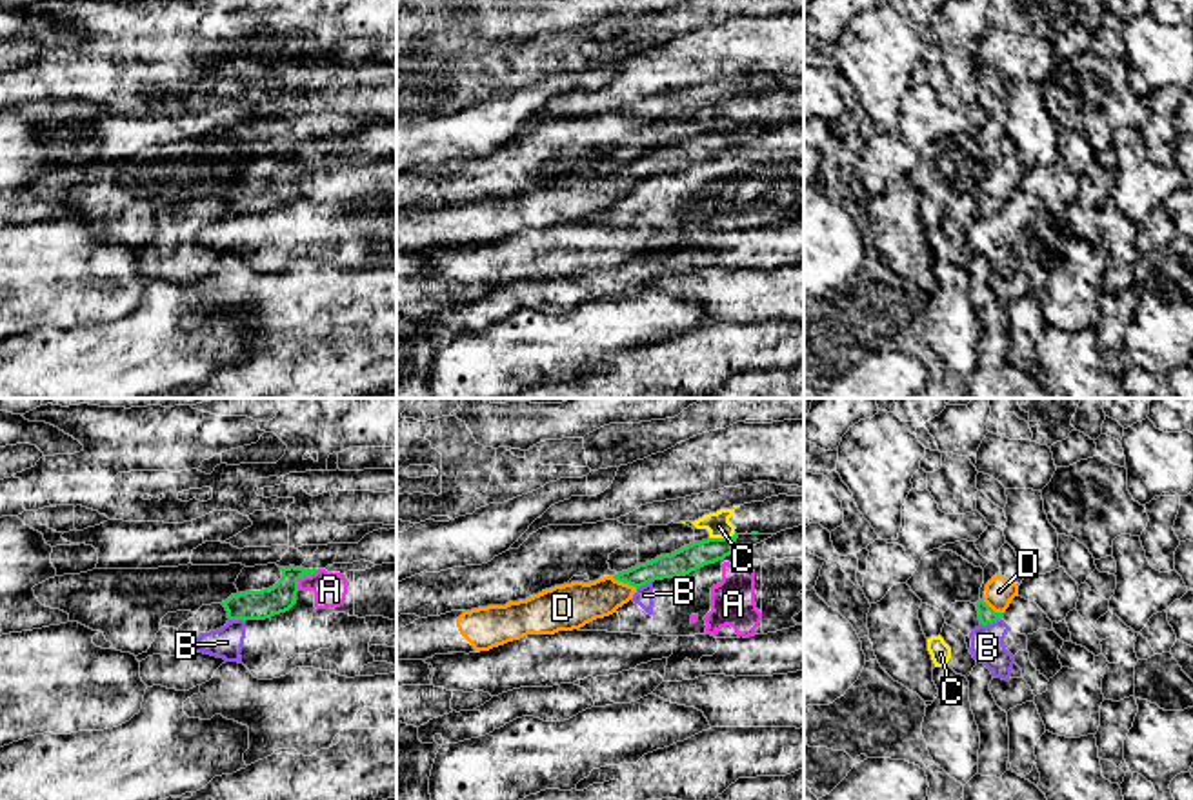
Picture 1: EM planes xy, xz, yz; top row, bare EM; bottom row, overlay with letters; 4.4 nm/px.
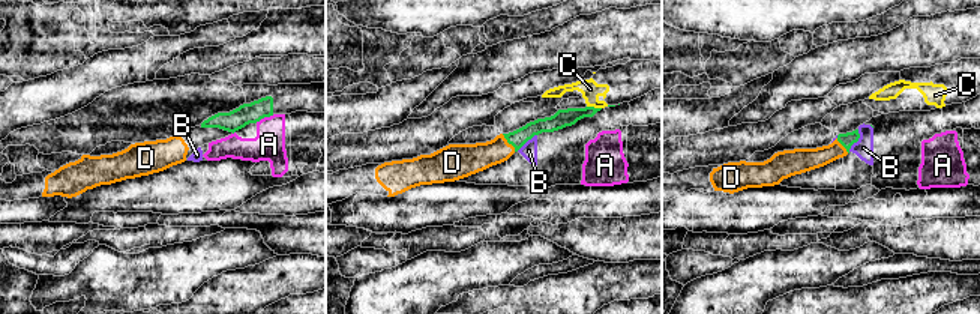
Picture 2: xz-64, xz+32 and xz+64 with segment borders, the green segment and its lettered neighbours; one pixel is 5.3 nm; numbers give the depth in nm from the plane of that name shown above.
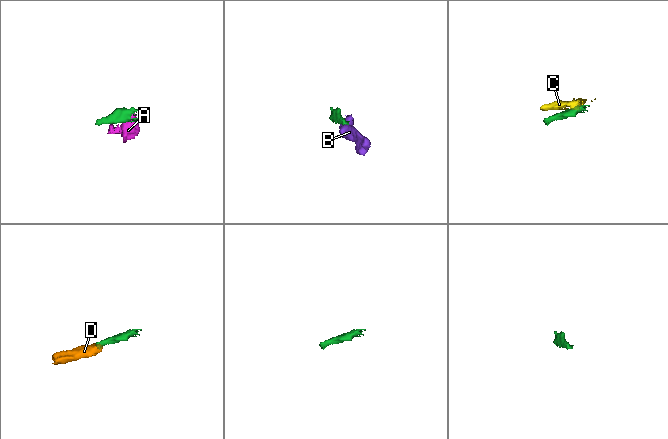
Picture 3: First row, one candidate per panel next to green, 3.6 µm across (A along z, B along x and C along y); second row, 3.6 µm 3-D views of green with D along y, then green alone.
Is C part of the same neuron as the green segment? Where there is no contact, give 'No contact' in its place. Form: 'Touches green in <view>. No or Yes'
Touches green in xz. No

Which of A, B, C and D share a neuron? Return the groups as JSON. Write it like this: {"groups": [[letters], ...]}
{"groups": [["A", "B"], ["C"], ["D"]]}

